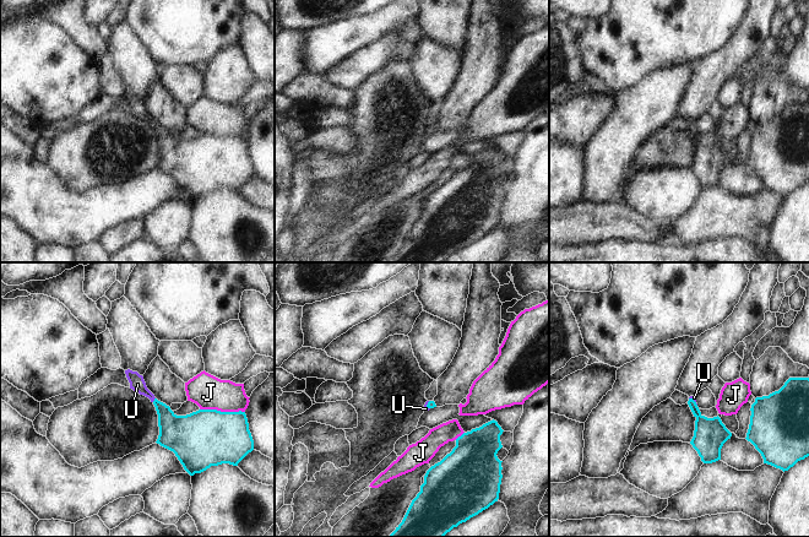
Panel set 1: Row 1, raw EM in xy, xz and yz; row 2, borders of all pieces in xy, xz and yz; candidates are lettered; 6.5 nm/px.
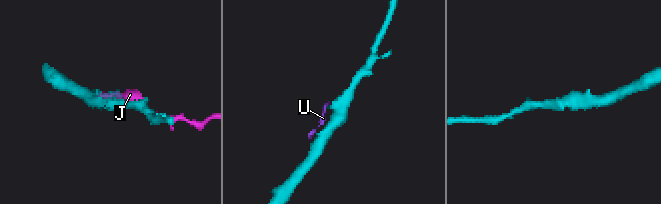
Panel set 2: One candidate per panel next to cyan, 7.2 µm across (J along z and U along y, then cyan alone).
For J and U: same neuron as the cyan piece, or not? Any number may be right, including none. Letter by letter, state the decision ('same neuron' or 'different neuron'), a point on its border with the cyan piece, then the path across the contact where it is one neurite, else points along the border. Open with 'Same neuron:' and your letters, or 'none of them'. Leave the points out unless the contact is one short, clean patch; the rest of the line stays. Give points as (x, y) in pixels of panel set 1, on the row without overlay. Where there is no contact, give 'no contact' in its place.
Same neuron: U
J: different neuron; meets cyan in xy at (222, 137)
U: same neuron; meets cyan in xy at (155, 125); runs through xy (175, 157), (155, 125), (137, 109)

